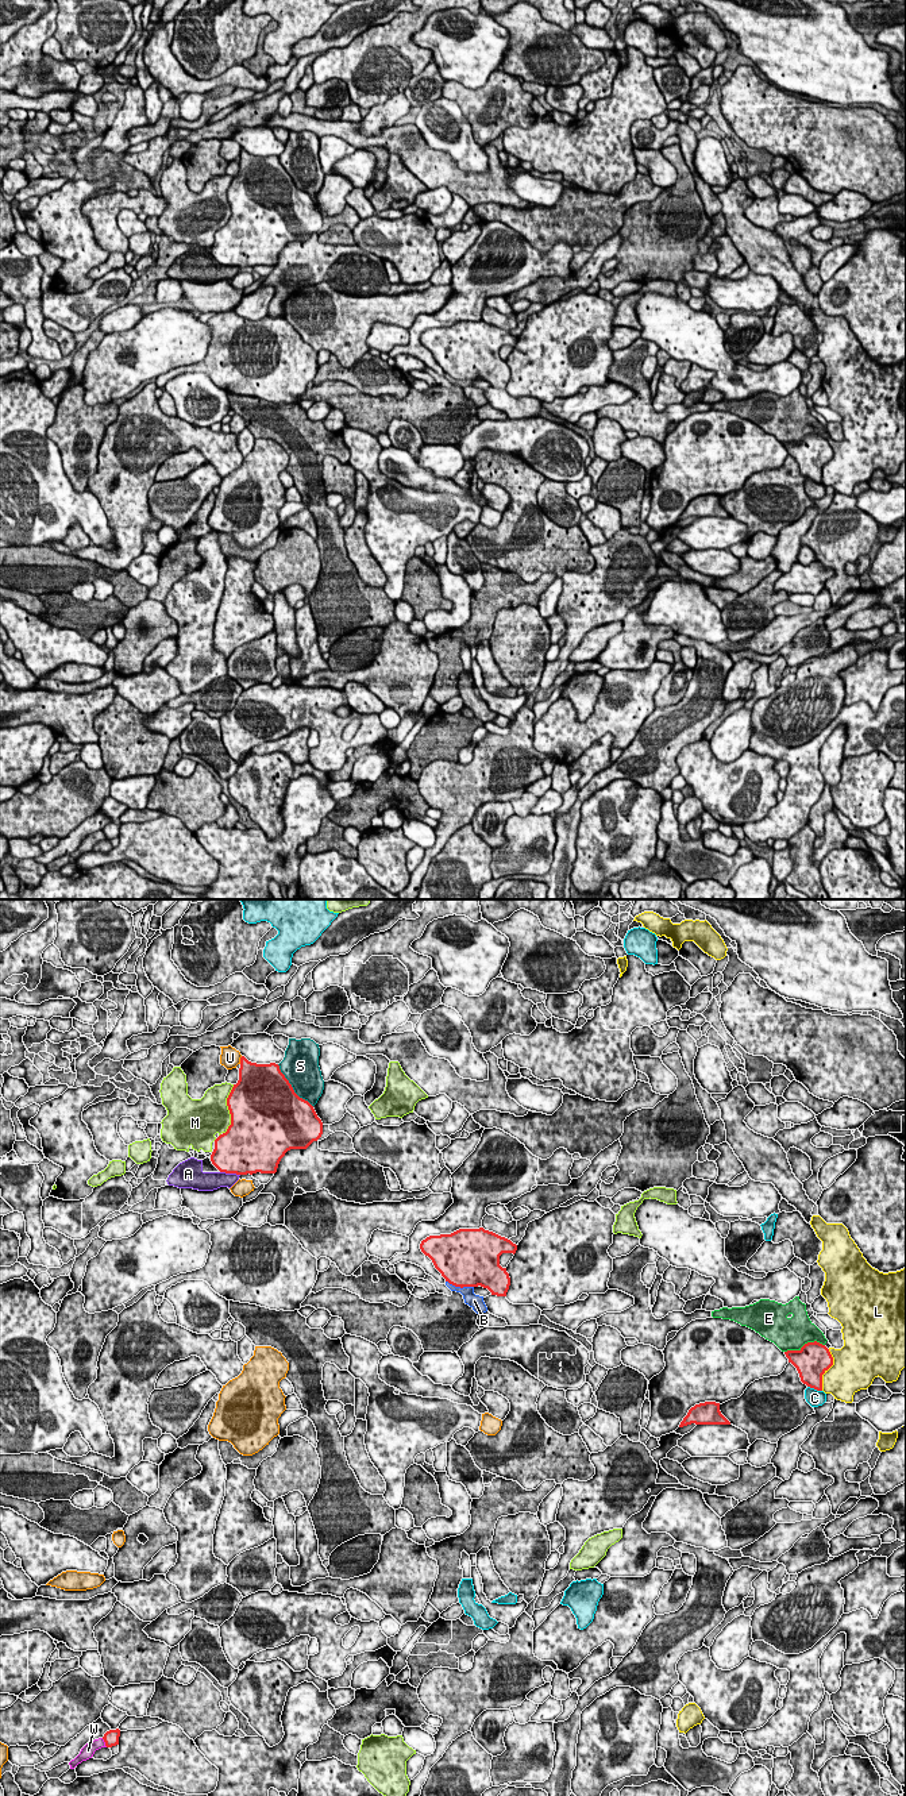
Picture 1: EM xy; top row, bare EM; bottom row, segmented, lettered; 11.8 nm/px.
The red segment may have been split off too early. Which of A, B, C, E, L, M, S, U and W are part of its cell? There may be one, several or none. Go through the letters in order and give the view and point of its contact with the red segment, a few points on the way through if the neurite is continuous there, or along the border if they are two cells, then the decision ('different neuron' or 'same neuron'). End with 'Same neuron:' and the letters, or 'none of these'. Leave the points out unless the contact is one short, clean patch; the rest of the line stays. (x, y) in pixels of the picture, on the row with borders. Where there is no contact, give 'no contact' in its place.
A: contact xy (230, 1172); border xy (220, 1171), (239, 1175); different neuron
B: contact xy (459, 1286); border xy (446, 1280), (455, 1286), (473, 1287); different neuron
C: contact xy (814, 1388); different neuron
E: contact xy (805, 1344); different neuron
L: contact xy (828, 1368); different neuron
M: contact xy (228, 1109); different neuron
S: contact xy (292, 1087); different neuron
U: contact xy (241, 1060); different neuron
W: contact xy (104, 1741); different neuron
Same neuron: none of these

